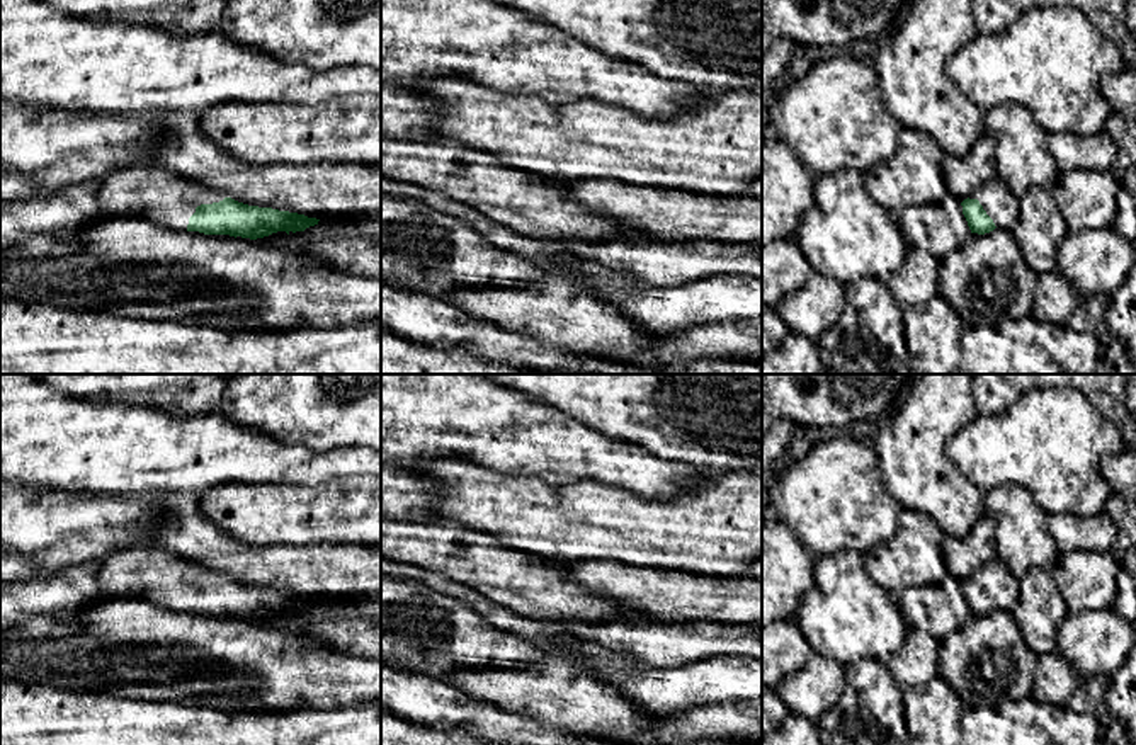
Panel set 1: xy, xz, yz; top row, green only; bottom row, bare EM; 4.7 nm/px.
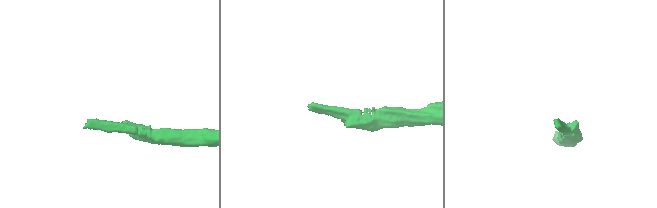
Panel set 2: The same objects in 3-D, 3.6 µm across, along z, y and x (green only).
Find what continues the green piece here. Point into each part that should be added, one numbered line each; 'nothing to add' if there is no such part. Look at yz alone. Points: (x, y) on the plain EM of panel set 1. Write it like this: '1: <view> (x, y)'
1: yz (1002, 587)

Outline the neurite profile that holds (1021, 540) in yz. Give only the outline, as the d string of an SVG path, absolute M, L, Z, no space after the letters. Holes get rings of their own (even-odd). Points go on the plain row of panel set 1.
M1002 485L985 493L985 503L993 520L993 553L1014 577L1058 561L1059 553L1046 527L1048 514L1027 488Z

